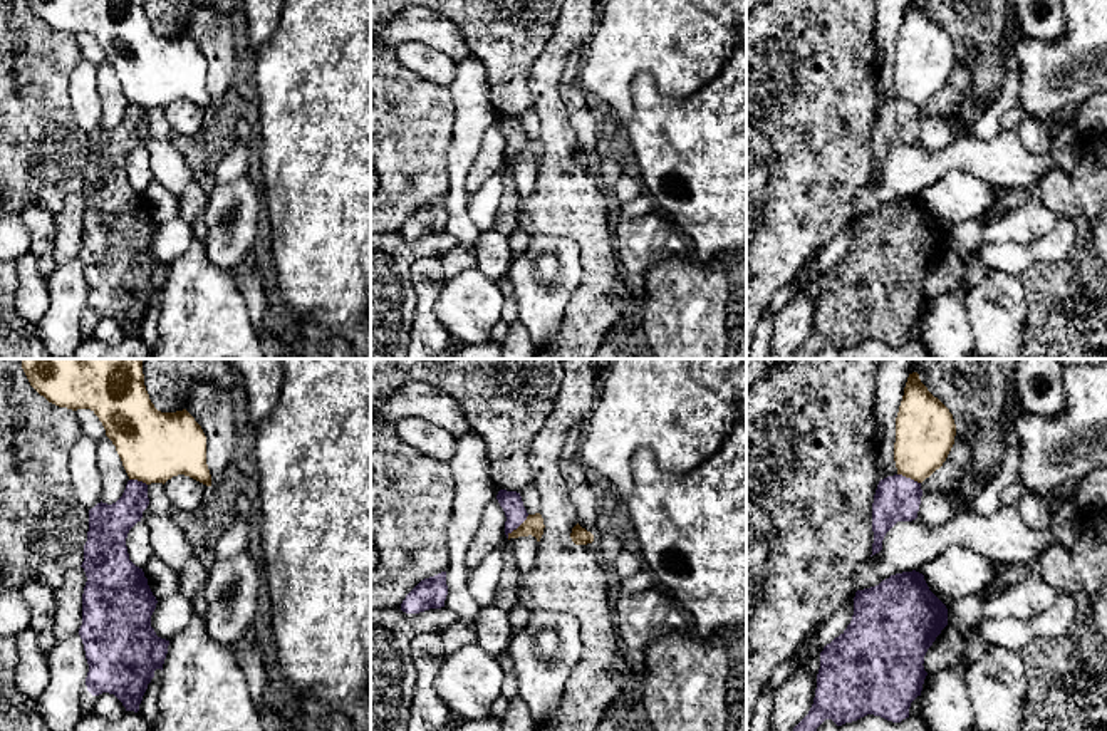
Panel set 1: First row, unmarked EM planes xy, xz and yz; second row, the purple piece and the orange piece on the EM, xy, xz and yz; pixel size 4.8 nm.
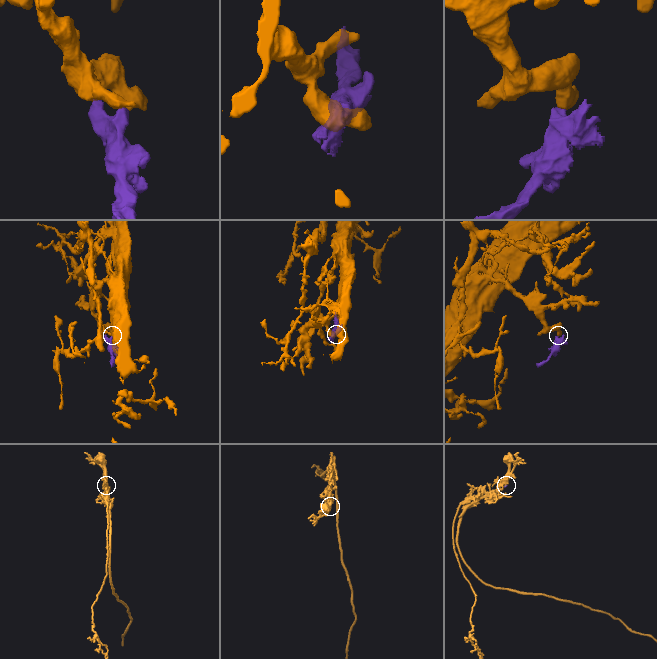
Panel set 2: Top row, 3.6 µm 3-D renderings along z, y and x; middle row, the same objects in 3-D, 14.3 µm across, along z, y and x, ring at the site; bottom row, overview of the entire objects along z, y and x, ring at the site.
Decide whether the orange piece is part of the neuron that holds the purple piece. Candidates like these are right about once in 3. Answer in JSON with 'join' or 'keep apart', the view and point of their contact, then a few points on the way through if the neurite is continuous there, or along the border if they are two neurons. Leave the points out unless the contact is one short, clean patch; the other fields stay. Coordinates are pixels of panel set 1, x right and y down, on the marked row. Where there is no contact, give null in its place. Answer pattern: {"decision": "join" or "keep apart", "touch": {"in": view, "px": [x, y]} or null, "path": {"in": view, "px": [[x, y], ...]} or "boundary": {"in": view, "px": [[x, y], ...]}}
{"decision": "keep apart", "touch": {"in": "xz", "px": [517, 527]}, "boundary": {"in": "xz", "px": [[529, 515], [507, 537]]}}

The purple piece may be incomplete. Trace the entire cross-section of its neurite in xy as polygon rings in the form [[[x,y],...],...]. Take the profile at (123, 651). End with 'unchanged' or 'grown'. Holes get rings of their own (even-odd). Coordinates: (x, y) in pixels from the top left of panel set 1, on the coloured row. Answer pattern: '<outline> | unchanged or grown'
[[[129,480],[116,503],[91,508],[81,565],[87,577],[79,629],[89,664],[87,691],[114,694],[134,713],[154,671],[163,671],[169,645],[151,627],[158,600],[126,547],[129,530],[148,505],[148,485]]] | unchanged

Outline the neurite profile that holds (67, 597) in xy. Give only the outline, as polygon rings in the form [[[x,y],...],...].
[[[74,567],[65,573],[62,585],[54,590],[57,639],[67,639],[79,634],[82,625],[82,594],[87,577],[84,568]]]

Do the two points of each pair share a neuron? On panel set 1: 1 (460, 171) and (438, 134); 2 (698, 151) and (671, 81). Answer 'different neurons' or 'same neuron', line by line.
1: different neurons
2: different neurons

